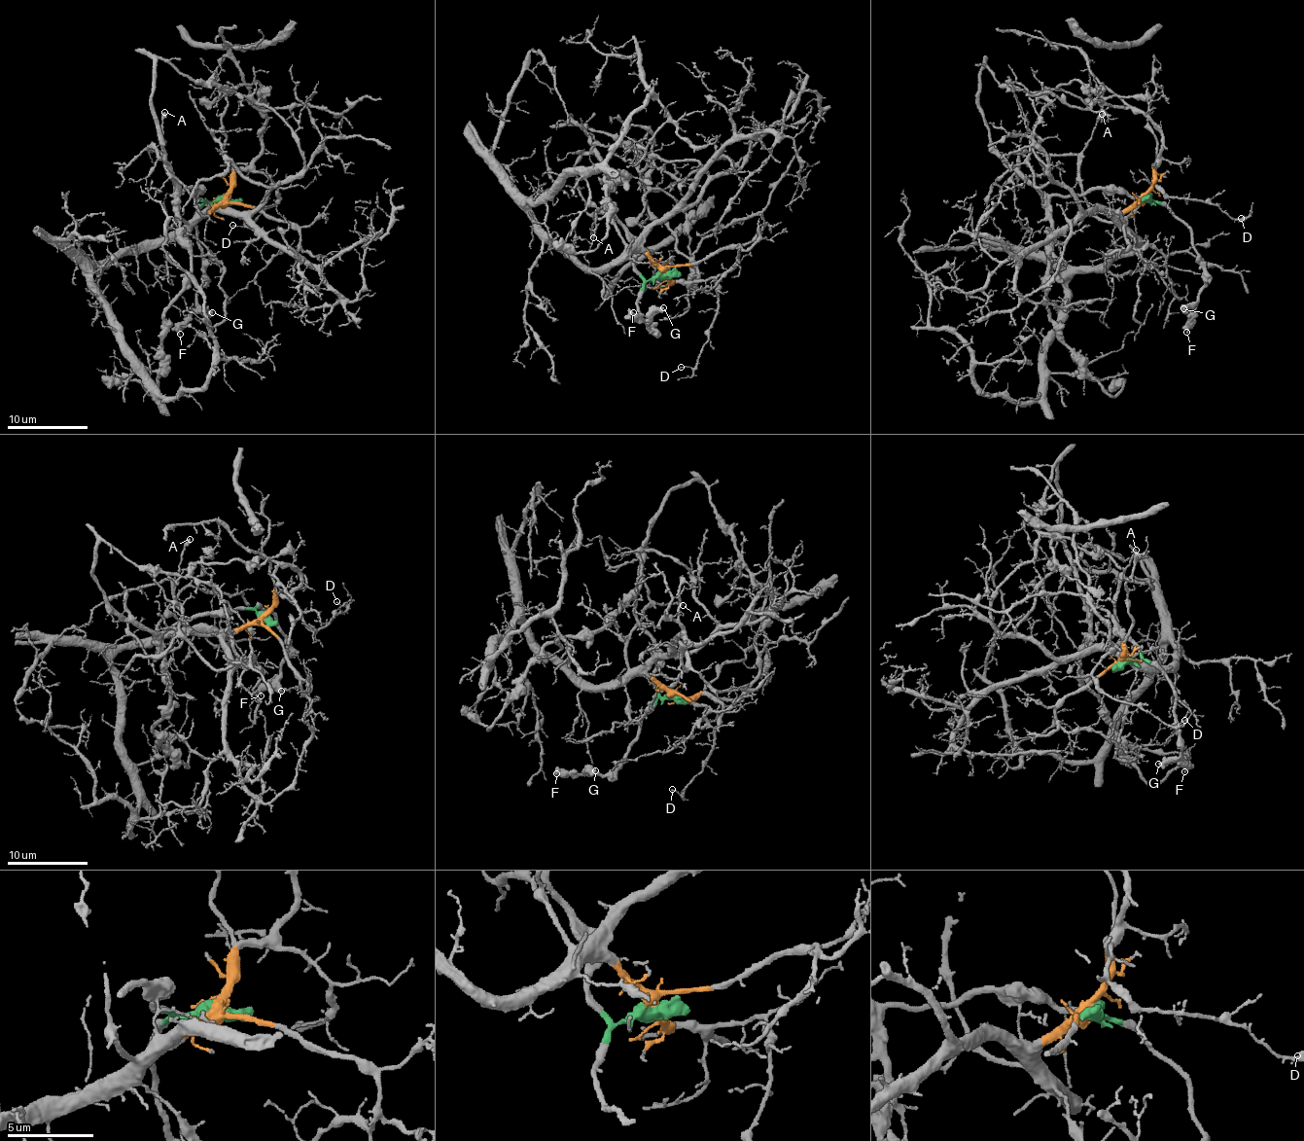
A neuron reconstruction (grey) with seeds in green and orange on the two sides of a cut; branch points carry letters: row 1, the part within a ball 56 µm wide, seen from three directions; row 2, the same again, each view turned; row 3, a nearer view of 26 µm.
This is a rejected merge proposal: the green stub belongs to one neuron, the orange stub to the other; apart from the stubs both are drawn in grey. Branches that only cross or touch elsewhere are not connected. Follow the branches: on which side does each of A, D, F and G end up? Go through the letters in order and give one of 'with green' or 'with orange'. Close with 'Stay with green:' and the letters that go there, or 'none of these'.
A: with orange
D: with orange
F: with green
G: with green
Stay with green: F, G

